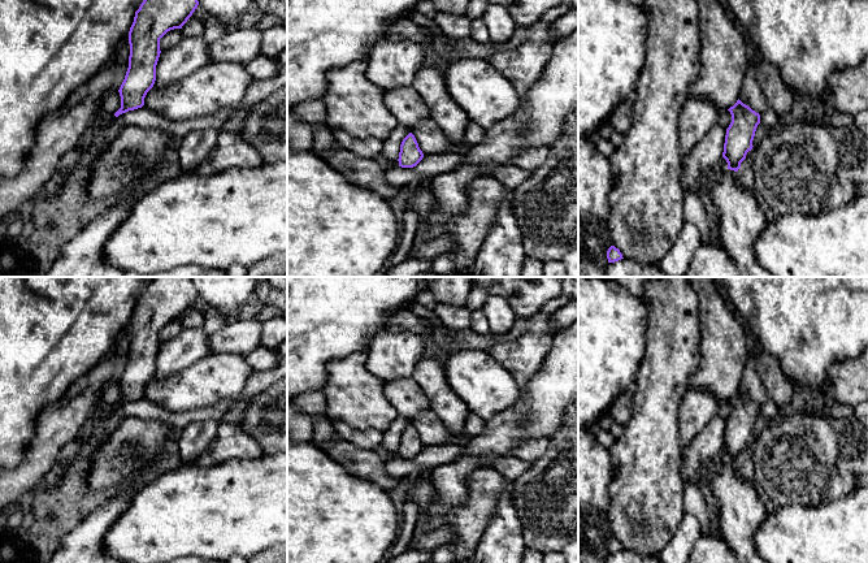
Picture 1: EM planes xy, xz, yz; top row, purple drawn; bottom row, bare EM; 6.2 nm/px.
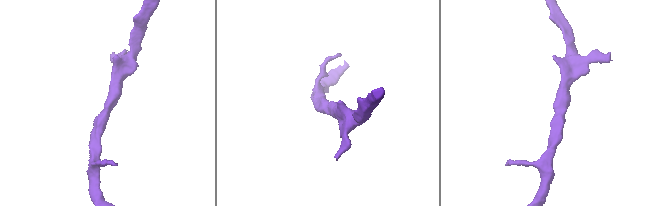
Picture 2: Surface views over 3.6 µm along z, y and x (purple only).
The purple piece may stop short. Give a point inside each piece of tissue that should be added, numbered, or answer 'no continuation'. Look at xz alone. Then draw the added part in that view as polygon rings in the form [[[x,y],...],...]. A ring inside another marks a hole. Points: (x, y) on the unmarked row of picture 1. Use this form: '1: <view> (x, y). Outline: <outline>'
no continuation

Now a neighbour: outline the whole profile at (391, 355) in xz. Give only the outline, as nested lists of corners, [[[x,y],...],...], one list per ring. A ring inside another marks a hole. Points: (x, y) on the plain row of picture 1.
[[[411,332],[374,334],[368,347],[366,369],[382,381],[412,377],[425,354],[425,337]]]

